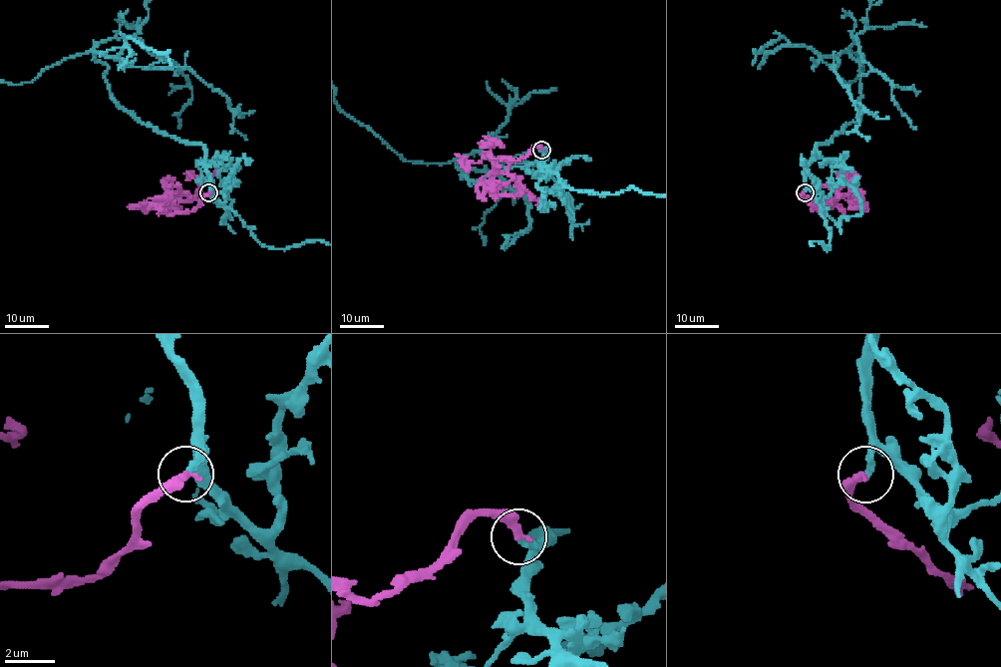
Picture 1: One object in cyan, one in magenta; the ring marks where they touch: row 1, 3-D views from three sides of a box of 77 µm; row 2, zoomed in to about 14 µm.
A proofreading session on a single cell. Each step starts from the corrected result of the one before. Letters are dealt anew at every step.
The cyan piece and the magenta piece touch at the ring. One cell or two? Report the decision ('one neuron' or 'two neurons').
one neuron

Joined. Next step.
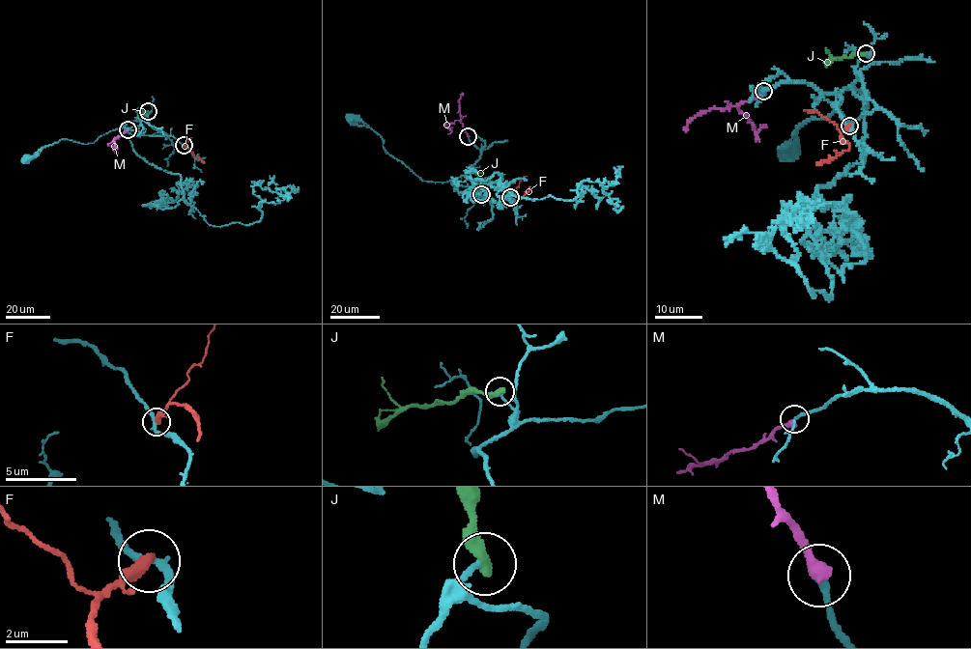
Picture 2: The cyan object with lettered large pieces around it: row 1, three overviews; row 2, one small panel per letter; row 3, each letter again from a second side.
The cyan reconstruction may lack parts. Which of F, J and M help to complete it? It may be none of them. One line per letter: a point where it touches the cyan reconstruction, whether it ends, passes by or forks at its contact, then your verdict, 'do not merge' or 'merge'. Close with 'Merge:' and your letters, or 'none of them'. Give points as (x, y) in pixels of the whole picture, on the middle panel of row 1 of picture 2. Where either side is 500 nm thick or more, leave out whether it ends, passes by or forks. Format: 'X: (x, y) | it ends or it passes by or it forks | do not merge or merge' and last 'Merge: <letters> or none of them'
F: (510, 197) | it ends | do not merge
J: (481, 194) | it ends | do not merge
M: (468, 136) | it ends | merge
Merge: M

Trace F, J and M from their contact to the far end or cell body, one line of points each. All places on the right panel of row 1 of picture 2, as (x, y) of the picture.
F: (849, 126), (841, 135), (848, 145), (848, 150), (816, 164)
J: (866, 53), (830, 61)
M: (763, 92), (743, 100), (738, 106), (756, 132), (767, 126)

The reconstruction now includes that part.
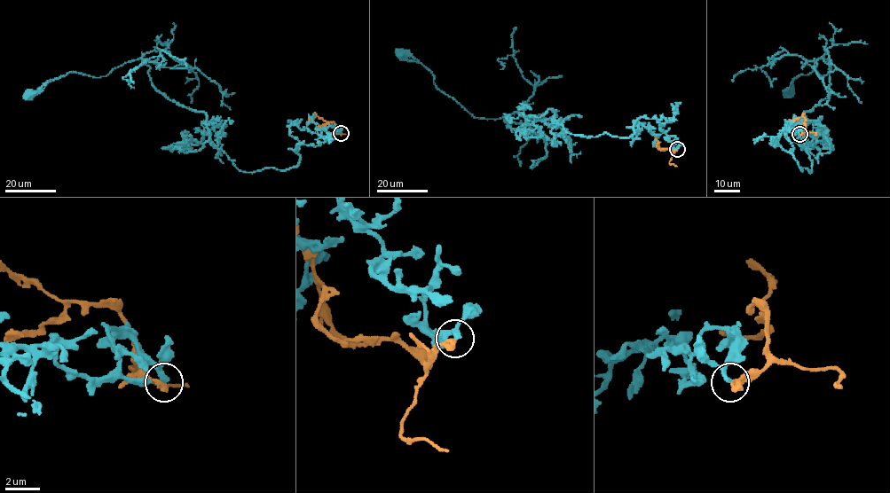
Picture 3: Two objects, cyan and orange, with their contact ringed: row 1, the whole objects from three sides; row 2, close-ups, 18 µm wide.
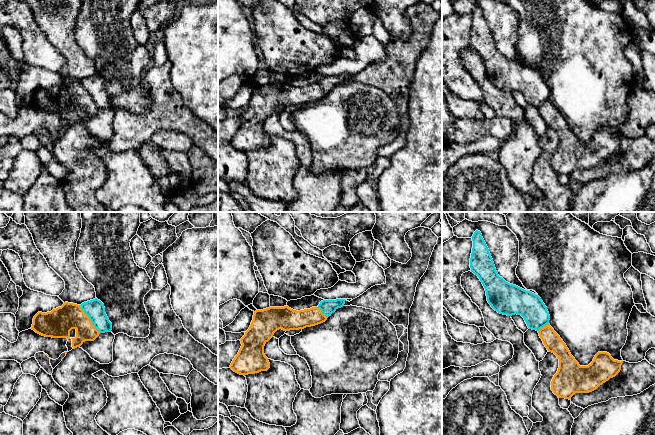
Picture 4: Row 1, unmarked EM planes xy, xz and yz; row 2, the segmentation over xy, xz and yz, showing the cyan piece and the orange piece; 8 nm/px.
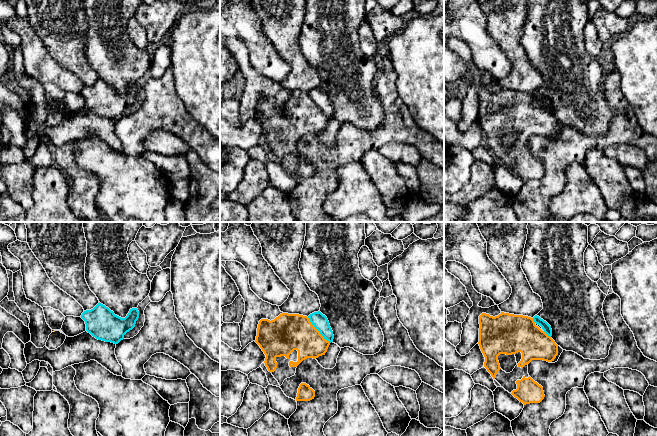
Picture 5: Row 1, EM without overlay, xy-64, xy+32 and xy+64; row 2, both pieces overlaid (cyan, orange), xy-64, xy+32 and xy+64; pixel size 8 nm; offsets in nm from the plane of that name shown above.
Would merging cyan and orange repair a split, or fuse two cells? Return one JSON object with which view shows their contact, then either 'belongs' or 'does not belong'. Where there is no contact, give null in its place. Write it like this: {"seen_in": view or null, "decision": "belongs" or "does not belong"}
{"seen_in": "xy", "decision": "does not belong"}

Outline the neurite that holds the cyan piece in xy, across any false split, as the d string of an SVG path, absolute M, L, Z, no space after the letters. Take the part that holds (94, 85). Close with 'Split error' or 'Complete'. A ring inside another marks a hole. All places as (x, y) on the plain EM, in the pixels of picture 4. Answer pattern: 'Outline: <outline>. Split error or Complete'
Outline: M95 74L82 79L80 83L100 109L111 108L112 99L109 97L104 80L100 76Z. Complete

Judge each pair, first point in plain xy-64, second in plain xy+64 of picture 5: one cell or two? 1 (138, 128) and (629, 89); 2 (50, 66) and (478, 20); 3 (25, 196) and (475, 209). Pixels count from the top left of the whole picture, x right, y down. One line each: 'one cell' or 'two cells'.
1: two cells
2: one cell
3: two cells

